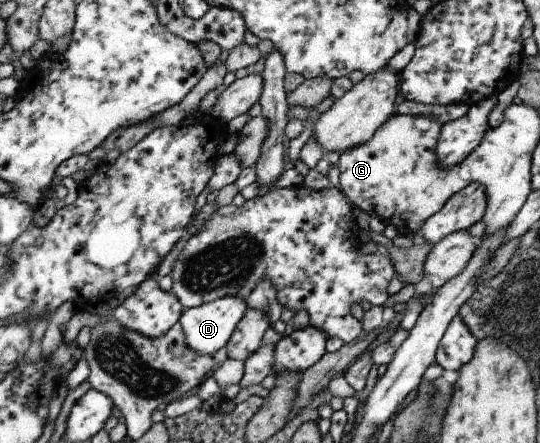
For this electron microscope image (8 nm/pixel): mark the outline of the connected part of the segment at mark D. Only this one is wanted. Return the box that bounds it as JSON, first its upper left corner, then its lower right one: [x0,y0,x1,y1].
[180,296,248,354]

